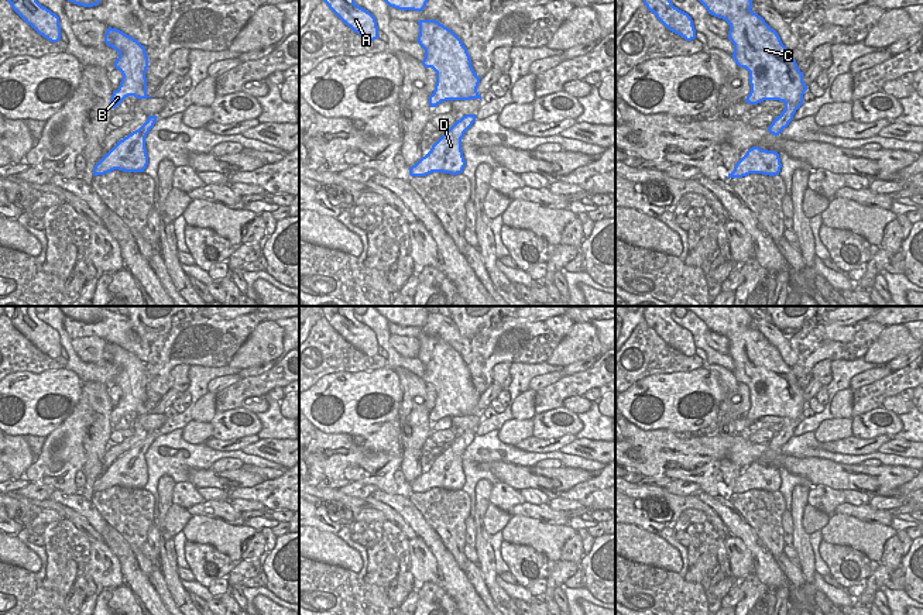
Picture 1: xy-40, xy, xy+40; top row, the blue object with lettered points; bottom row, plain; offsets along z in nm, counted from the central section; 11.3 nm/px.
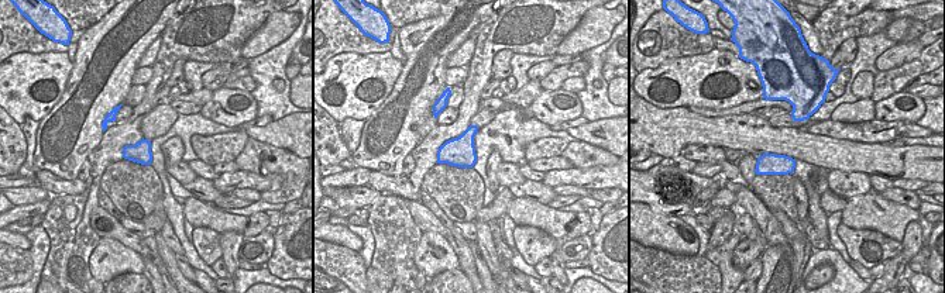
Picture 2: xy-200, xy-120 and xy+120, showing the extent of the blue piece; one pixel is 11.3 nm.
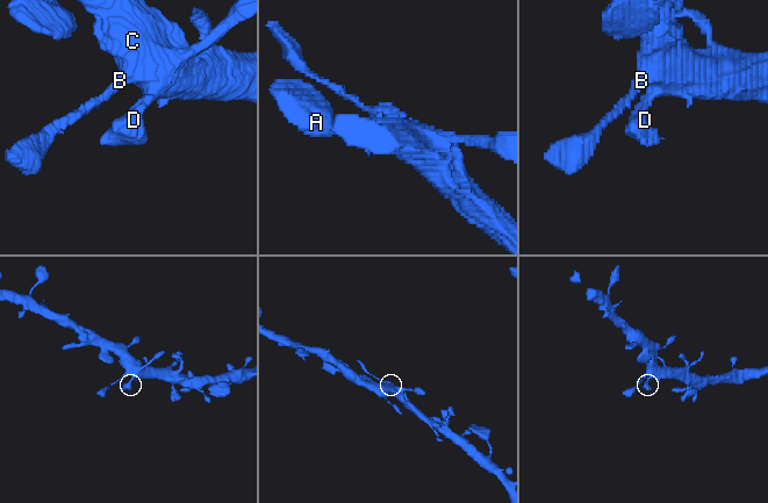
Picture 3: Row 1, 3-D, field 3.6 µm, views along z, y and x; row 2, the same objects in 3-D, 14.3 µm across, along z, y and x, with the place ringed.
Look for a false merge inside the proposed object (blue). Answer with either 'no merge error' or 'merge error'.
no merge error

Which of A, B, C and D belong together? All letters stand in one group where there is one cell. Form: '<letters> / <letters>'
A B C D

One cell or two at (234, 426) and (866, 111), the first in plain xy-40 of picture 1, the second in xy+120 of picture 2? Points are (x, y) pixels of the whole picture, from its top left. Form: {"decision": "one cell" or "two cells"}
{"decision": "two cells"}

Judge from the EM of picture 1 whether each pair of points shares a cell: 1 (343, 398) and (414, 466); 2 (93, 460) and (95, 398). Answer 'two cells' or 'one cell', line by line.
1: two cells
2: one cell

